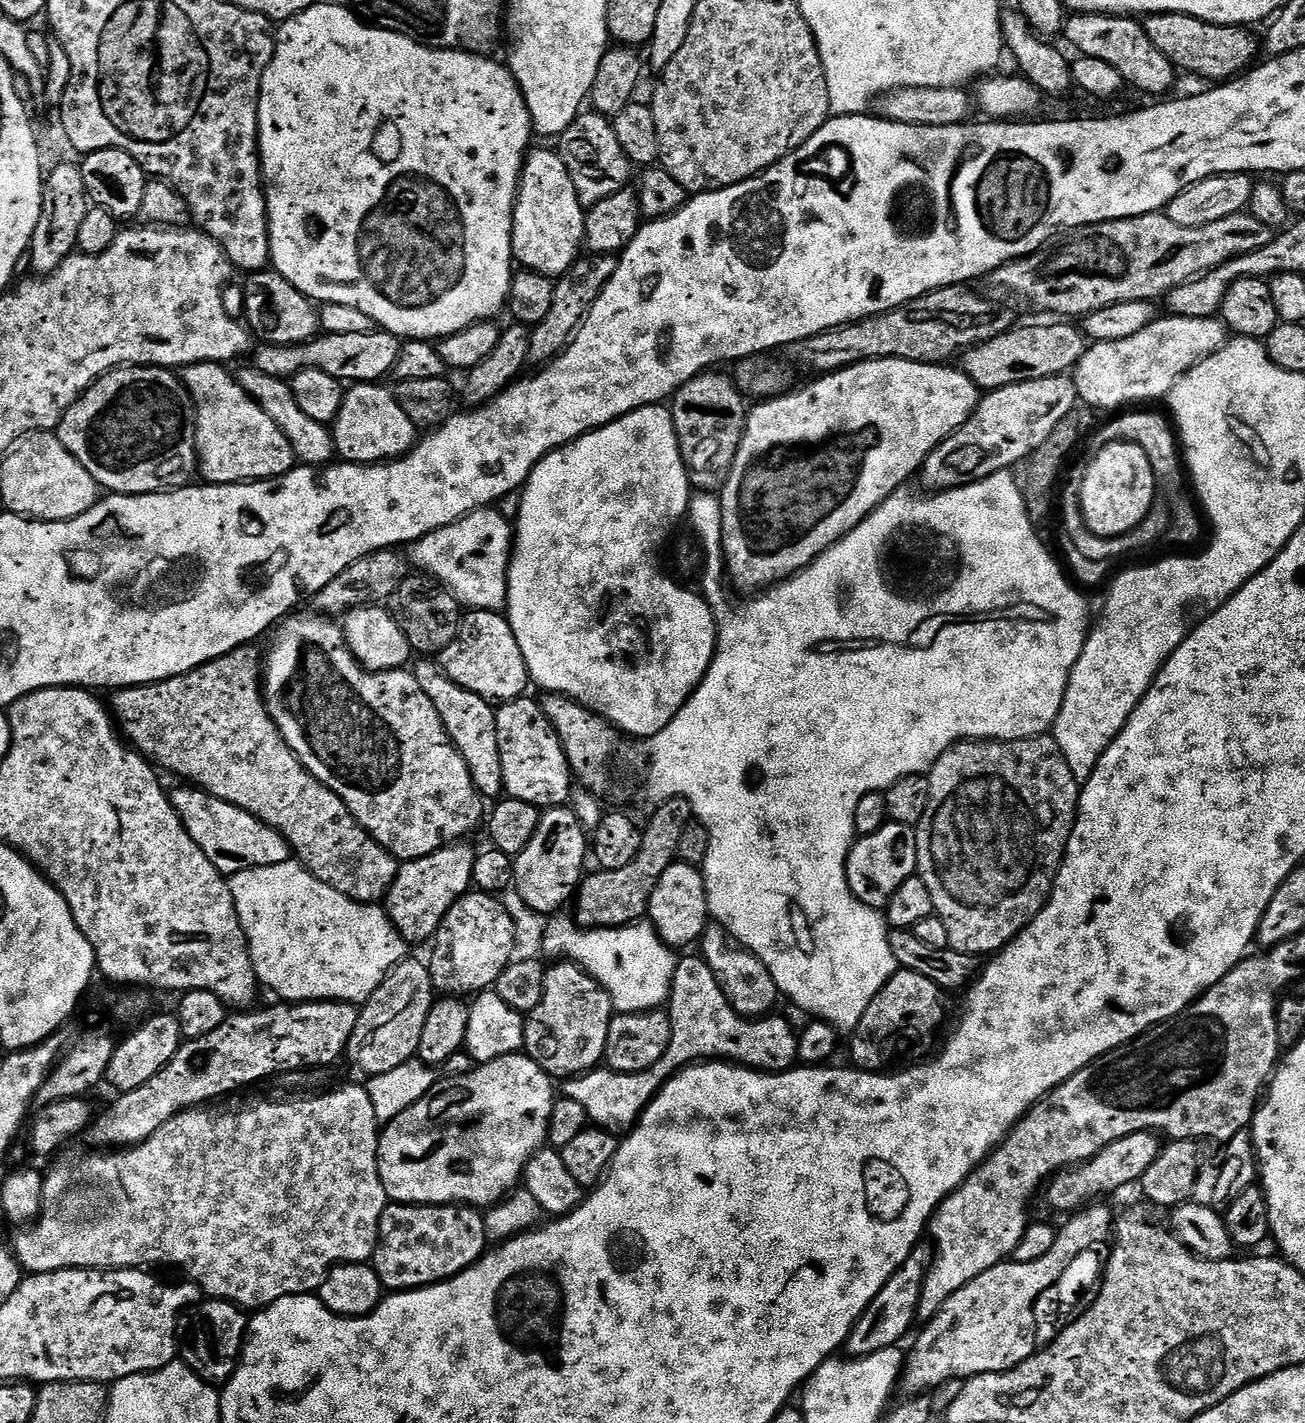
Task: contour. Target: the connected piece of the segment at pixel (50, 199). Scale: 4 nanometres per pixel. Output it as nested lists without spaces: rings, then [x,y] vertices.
[[[60,164],[53,172],[49,171],[44,177],[44,193],[42,194],[42,214],[38,214],[38,226],[34,226],[30,253],[31,271],[37,277],[48,276],[67,256],[77,251],[78,229],[82,226],[82,218],[86,218],[90,201],[88,191],[82,182],[79,167],[73,164]]]

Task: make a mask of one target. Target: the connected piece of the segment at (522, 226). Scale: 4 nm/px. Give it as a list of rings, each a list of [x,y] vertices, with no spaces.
[[[533,147],[524,158],[524,173],[520,176],[520,191],[516,194],[512,219],[512,254],[515,263],[521,269],[543,276],[563,276],[581,255],[585,211],[585,205],[580,203],[559,151]]]

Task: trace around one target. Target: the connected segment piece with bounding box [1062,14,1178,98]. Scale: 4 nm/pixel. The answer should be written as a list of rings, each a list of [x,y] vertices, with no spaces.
[[[1072,14],[1065,19],[1062,36],[1068,39],[1072,48],[1077,48],[1080,56],[1098,58],[1109,66],[1114,66],[1122,74],[1125,85],[1137,88],[1140,92],[1149,92],[1152,98],[1164,98],[1176,84],[1178,69],[1155,49],[1154,44],[1146,38],[1143,25],[1126,16],[1107,14]]]

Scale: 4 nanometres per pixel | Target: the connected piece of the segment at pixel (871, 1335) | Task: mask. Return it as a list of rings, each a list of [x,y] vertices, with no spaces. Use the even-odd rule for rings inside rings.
[[[917,1246],[913,1248],[912,1253],[894,1270],[894,1274],[878,1290],[878,1294],[866,1306],[863,1314],[856,1319],[856,1325],[852,1328],[852,1333],[846,1341],[846,1352],[849,1357],[869,1356],[878,1350],[895,1348],[901,1342],[900,1339],[912,1328],[912,1323],[917,1323],[918,1313],[920,1311],[920,1295],[924,1278],[928,1273],[928,1267],[932,1264],[933,1249],[928,1246]]]

